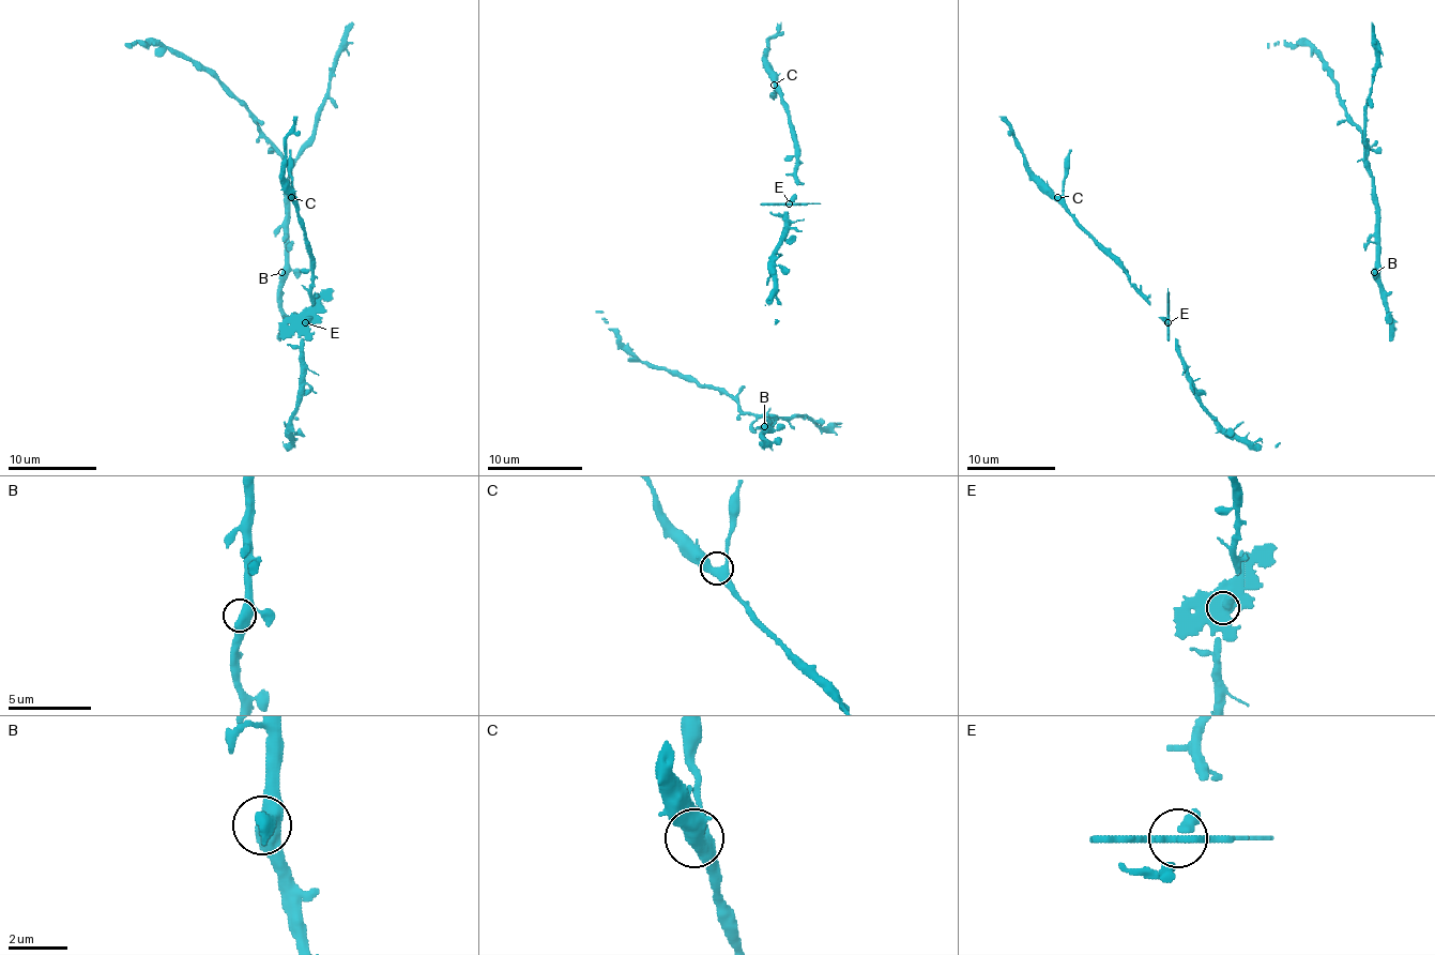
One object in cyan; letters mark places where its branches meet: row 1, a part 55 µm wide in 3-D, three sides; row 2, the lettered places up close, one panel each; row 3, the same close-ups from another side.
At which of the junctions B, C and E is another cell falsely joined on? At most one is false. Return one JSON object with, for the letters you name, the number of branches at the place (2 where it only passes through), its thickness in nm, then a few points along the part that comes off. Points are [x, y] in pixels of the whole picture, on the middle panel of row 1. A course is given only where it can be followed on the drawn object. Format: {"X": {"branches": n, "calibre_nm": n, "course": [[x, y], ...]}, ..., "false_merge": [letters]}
{"E": {"branches": 3, "calibre_nm": 440, "course": [[789, 203], [817, 203]]}, "false_merge": ["E"]}

